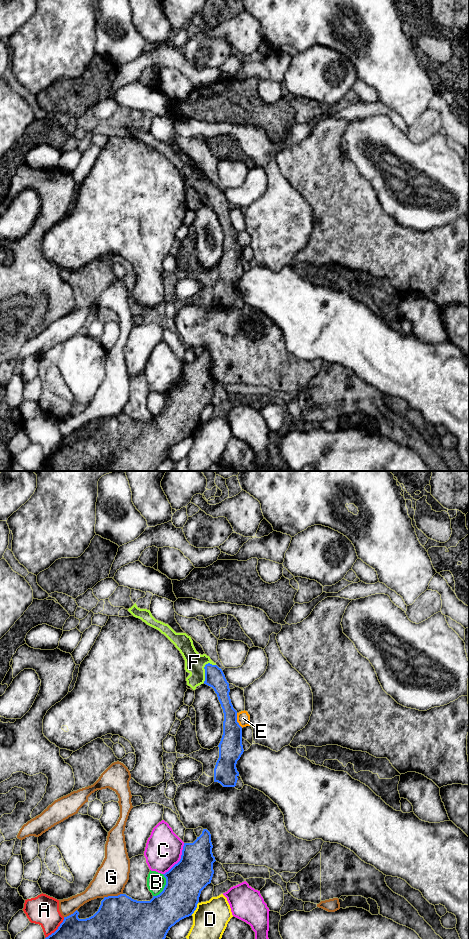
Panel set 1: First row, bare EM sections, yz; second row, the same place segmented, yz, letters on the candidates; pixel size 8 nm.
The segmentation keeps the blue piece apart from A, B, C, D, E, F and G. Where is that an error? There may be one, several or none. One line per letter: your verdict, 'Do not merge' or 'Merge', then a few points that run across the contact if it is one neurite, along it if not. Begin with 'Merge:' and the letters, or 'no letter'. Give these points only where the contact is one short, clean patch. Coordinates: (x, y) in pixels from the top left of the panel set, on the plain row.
Merge: F
A: Do not merge
B: Do not merge
C: Do not merge
D: Do not merge
E: Do not merge. Line: yz (236, 233), (236, 241), (242, 247)
F: Merge. Line: yz (214, 197), (204, 188), (194, 182)
G: Do not merge

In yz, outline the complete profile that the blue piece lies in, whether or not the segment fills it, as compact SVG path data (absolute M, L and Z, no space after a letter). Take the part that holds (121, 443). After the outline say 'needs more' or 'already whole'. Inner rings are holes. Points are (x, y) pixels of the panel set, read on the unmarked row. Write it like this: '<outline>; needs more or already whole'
M203 349L202 354L193 363L184 363L180 381L163 394L166 405L159 415L153 416L150 421L137 421L126 414L104 417L98 431L86 439L79 439L79 432L76 430L64 437L58 449L44 459L43 471L156 471L170 448L194 433L201 411L211 403L214 394L213 383L216 381L212 368L211 354L207 349Z; already whole

